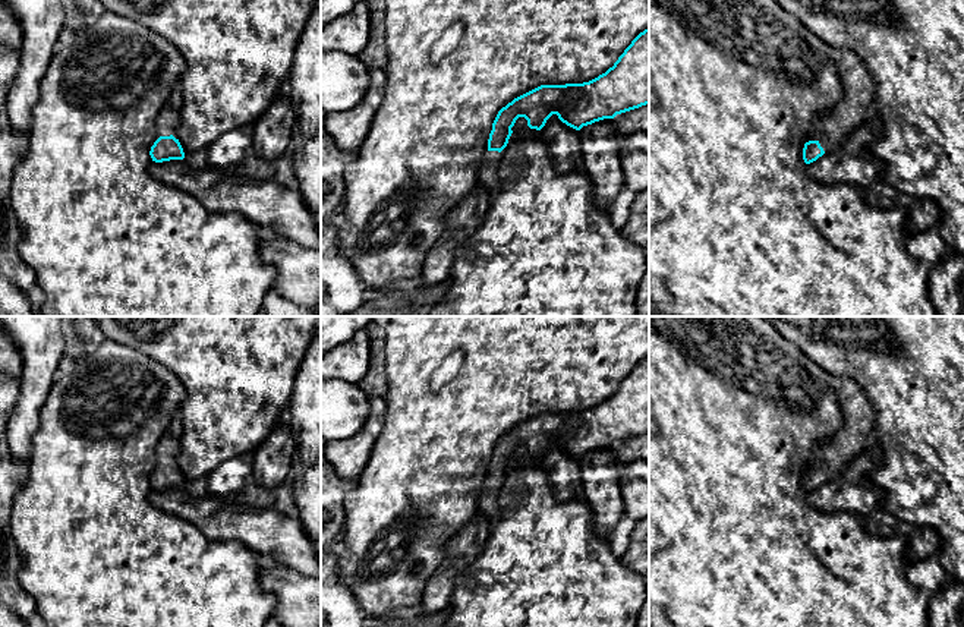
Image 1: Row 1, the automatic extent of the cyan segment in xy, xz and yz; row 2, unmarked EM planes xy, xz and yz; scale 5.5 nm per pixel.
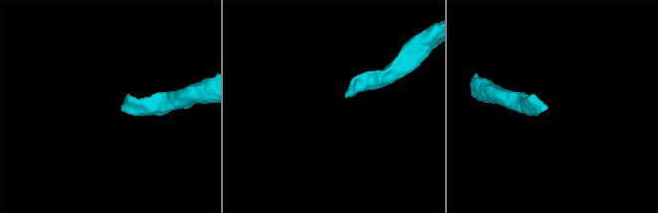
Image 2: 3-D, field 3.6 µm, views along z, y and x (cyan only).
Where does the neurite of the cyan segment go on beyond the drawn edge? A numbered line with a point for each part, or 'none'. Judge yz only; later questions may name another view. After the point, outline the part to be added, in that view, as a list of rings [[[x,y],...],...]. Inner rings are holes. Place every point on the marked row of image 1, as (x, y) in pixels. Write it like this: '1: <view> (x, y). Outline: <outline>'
1: yz (853, 109). Outline: [[[854,51],[839,53],[838,72],[842,98],[813,120],[815,135],[825,152],[841,145],[873,111],[875,82]]]

